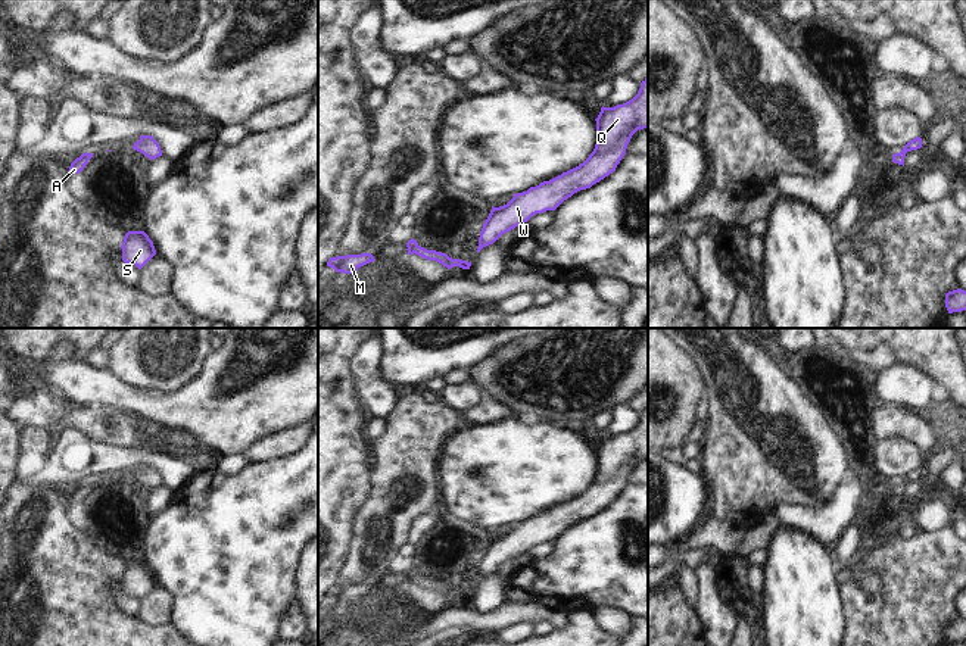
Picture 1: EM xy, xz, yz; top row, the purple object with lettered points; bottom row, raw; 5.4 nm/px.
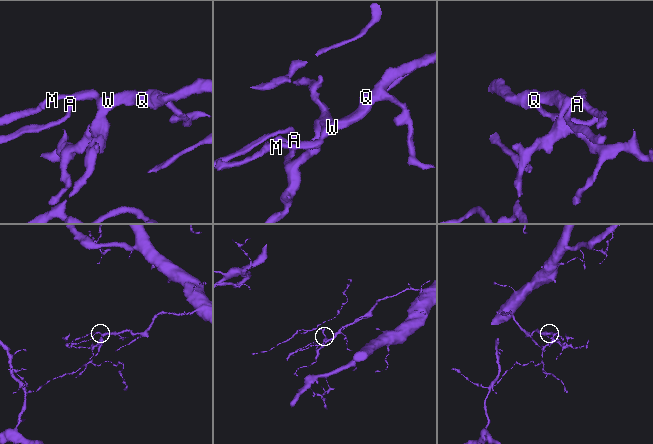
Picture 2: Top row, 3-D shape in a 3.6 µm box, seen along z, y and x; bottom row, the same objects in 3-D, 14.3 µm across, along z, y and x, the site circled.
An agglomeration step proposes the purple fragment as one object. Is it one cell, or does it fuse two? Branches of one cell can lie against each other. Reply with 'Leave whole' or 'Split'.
Leave whole

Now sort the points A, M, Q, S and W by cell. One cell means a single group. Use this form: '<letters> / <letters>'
A M Q S W

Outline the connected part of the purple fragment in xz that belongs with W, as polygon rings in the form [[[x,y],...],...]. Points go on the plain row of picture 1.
[[[648,408],[638,424],[614,437],[601,437],[596,450],[596,474],[579,496],[517,522],[504,536],[493,537],[483,553],[477,583],[493,574],[502,564],[527,552],[533,544],[555,540],[580,519],[590,518],[613,503],[626,484],[627,474],[638,459],[648,458]]]

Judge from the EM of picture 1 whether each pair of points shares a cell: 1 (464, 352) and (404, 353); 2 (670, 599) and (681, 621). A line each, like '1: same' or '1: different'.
1: same
2: same

